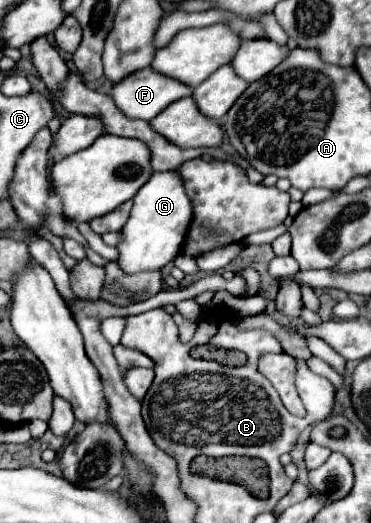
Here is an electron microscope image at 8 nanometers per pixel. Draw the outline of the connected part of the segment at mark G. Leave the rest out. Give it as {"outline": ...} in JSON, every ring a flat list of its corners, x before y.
{"outline":[[154,171,136,193,130,219,122,229,124,243,118,245,120,267,126,273,162,269,182,251,192,217,192,203,186,195,186,189,182,187,182,177,178,171]]}

